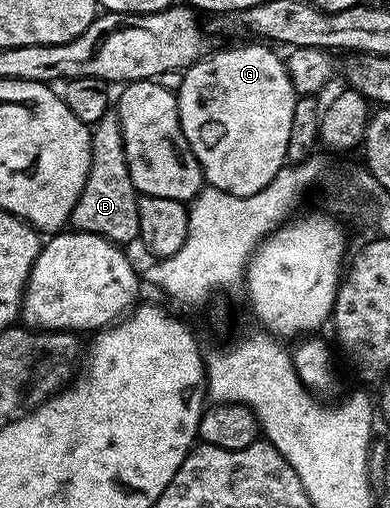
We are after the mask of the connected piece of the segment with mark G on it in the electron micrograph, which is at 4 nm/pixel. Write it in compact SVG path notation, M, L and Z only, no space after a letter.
M249 41L246 43L249 43L246 47L229 47L226 51L215 52L214 55L213 52L206 54L204 59L194 63L192 67L182 74L181 88L175 92L177 96L177 112L181 118L181 128L195 153L195 157L199 161L204 182L210 187L219 189L223 193L231 193L235 197L251 197L251 193L259 193L259 189L263 189L263 185L267 185L267 181L271 181L271 177L275 177L275 173L279 173L279 169L286 166L289 158L287 141L291 141L291 117L295 117L295 105L299 98L291 85L291 77L285 68L284 58L280 54L277 56L273 52L276 50L264 42Z

